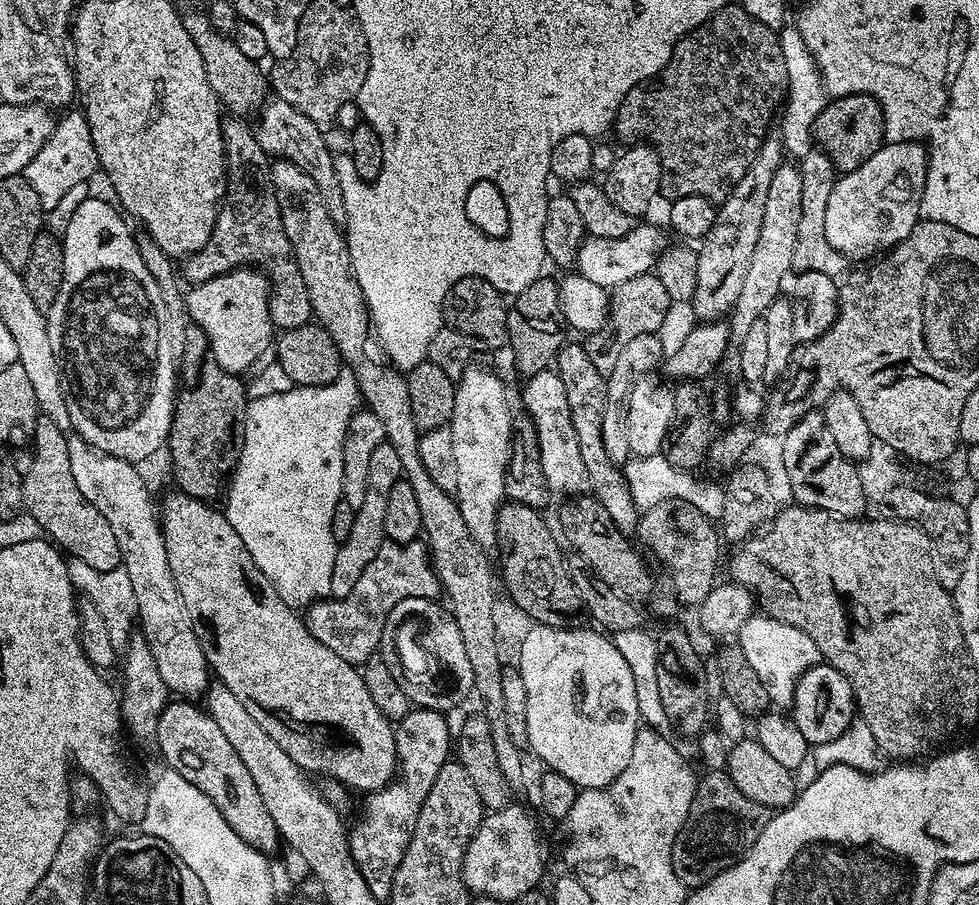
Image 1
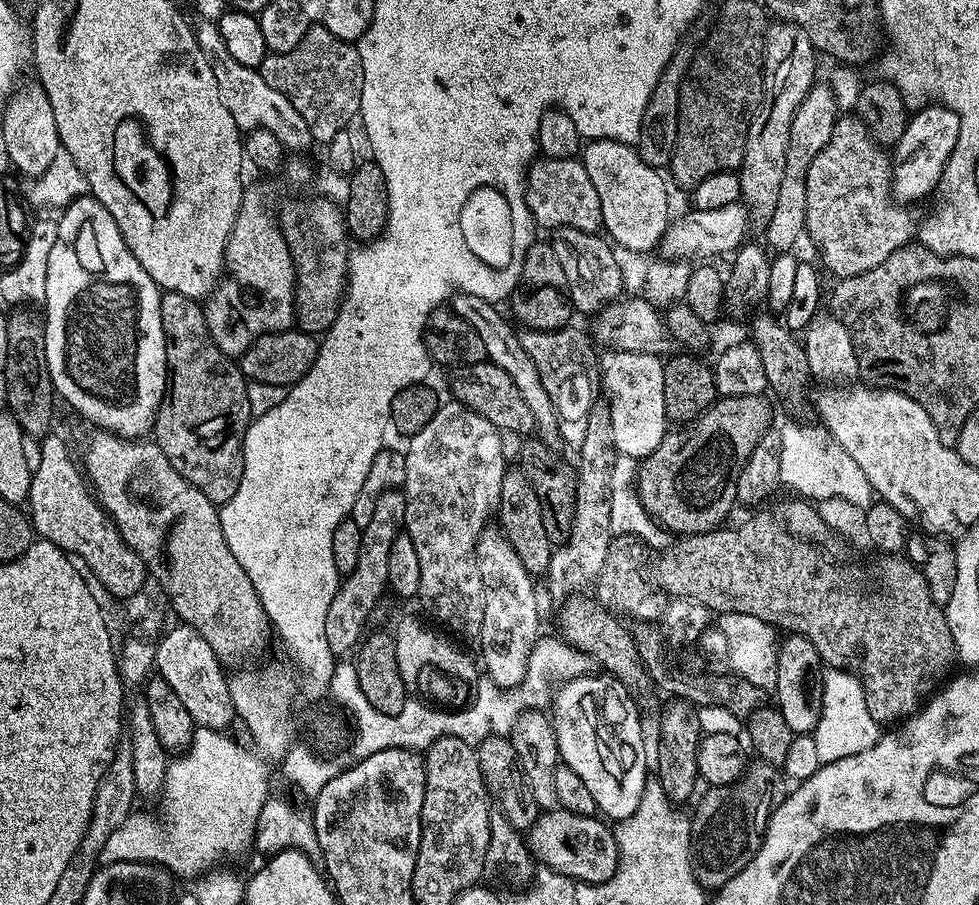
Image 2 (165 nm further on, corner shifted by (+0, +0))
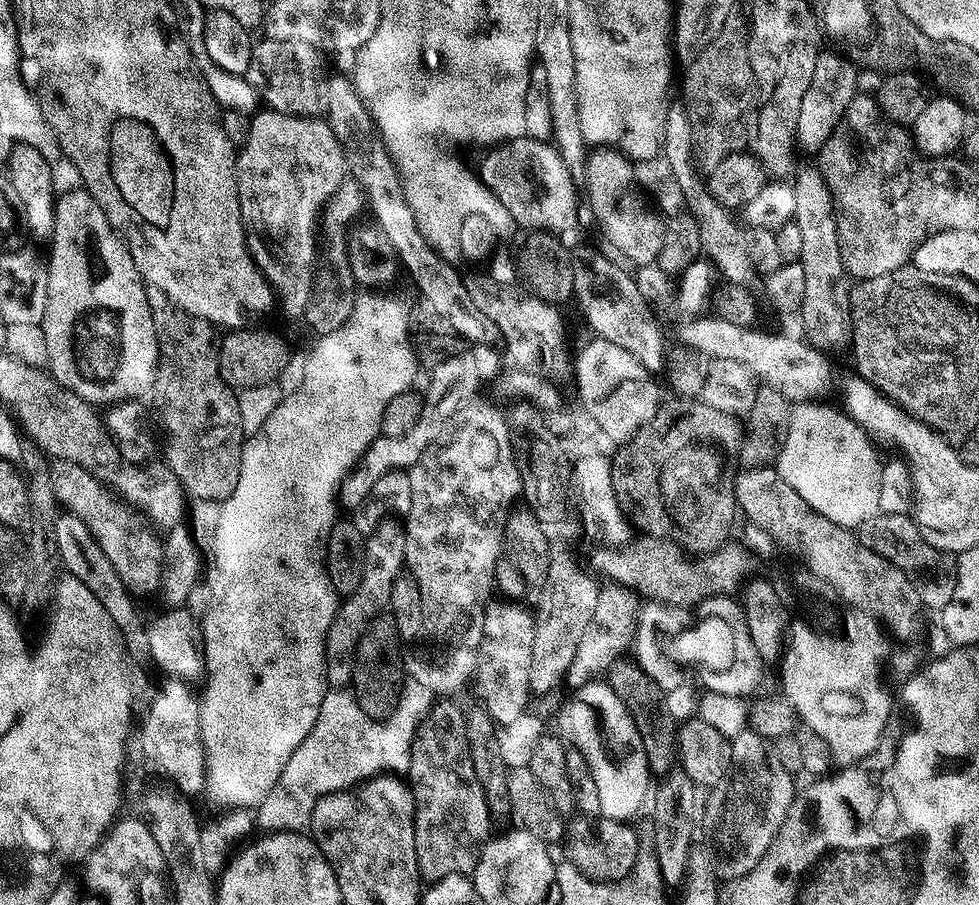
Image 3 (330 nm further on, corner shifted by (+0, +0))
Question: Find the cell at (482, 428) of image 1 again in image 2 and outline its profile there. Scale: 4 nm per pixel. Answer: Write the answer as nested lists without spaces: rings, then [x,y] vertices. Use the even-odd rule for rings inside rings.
[[[488,526],[476,540],[478,574],[482,574],[482,590],[486,614],[482,614],[482,630],[478,637],[484,651],[487,675],[502,688],[514,687],[523,680],[527,670],[528,654],[535,644],[540,628],[540,608],[536,605],[534,578],[522,566],[514,546],[499,527]]]

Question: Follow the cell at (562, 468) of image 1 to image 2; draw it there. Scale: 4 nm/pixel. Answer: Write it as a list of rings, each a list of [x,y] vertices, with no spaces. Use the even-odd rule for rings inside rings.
[[[456,294],[451,297],[450,307],[463,320],[470,322],[470,326],[474,326],[478,338],[482,338],[482,346],[486,346],[488,360],[502,370],[506,370],[506,374],[510,374],[510,378],[514,378],[514,386],[518,386],[518,394],[522,394],[522,402],[526,402],[526,406],[530,406],[530,414],[534,416],[535,435],[547,448],[559,449],[562,441],[554,402],[550,402],[550,394],[546,394],[546,386],[542,386],[542,378],[538,378],[538,366],[534,366],[530,354],[526,354],[526,350],[522,348],[517,329],[512,329],[504,321],[503,314],[496,309],[499,307],[491,300]]]

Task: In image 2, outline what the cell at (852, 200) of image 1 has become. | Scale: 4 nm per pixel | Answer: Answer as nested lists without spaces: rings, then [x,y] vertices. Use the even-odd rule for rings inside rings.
[[[940,104],[925,106],[909,119],[902,138],[894,145],[894,152],[900,155],[900,165],[891,169],[891,195],[897,201],[920,200],[935,193],[942,170],[954,150],[959,125],[960,116]]]

